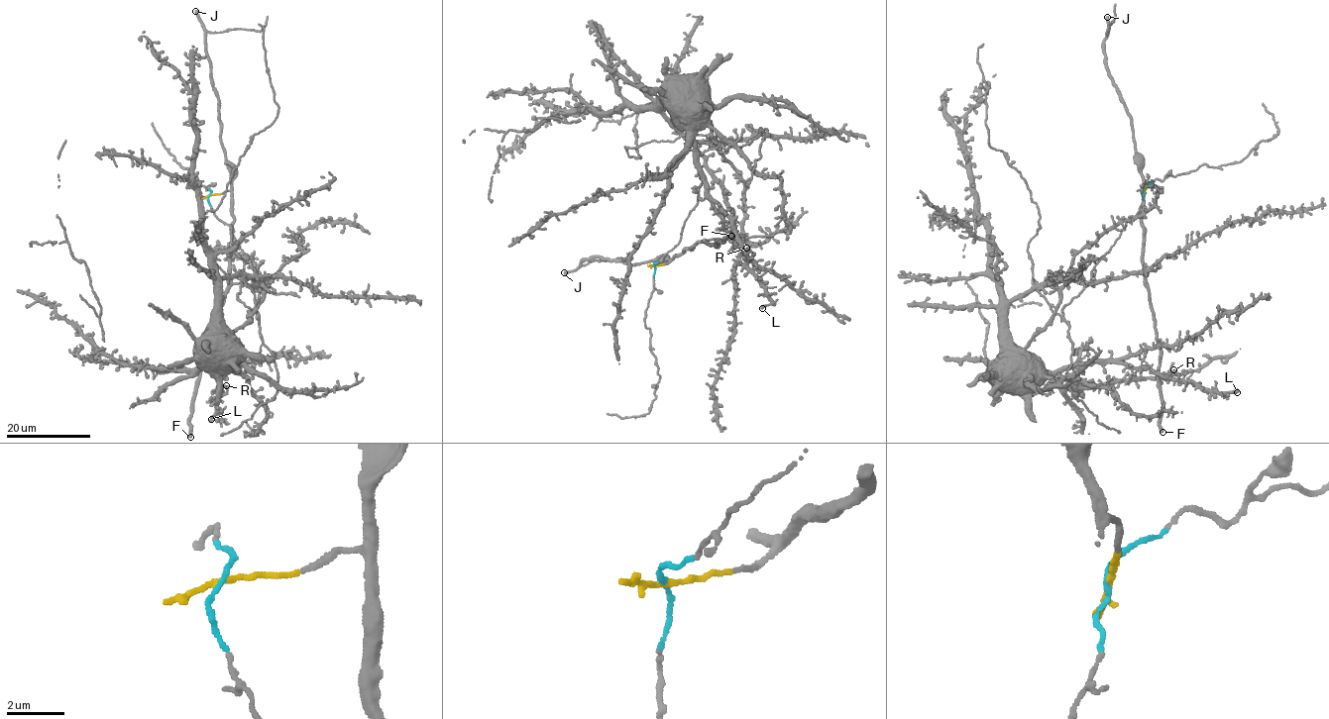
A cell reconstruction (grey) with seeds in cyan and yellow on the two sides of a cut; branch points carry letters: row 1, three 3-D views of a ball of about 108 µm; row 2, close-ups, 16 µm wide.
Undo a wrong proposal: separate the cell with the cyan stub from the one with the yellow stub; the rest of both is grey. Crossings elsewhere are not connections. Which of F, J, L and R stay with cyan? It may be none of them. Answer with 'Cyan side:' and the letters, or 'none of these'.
Cyan side: L, R

